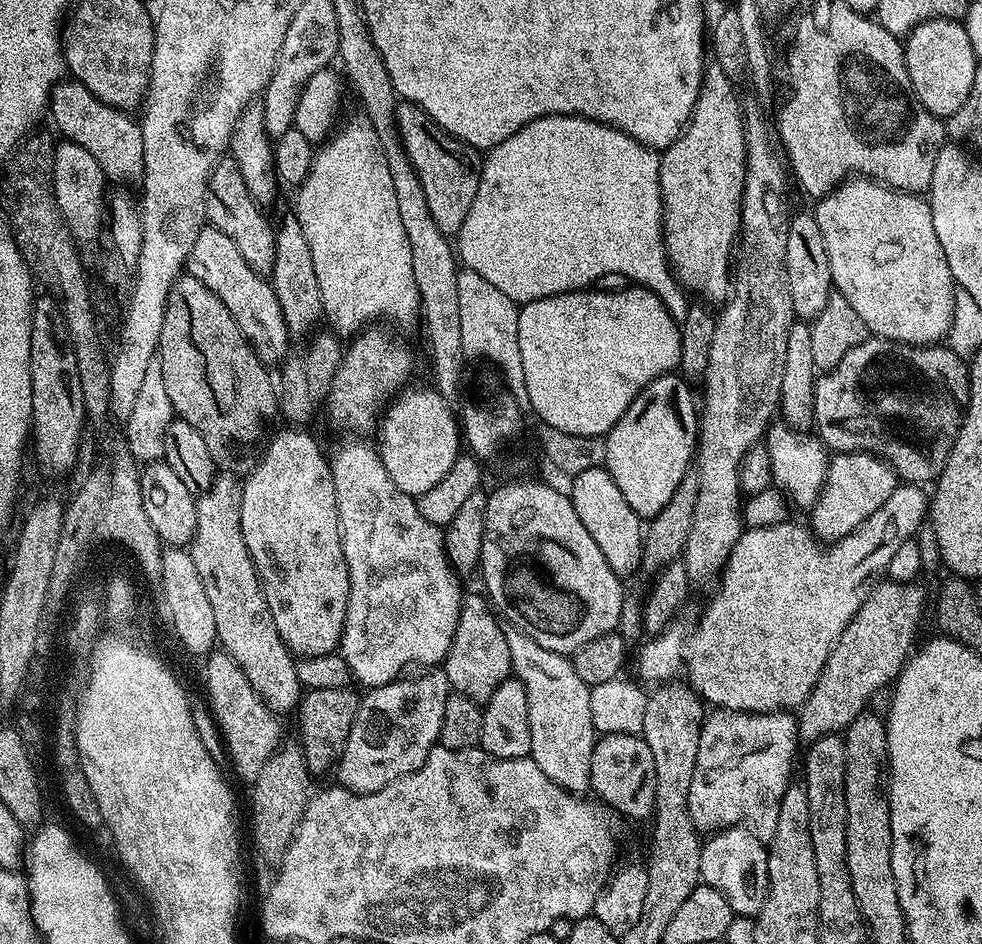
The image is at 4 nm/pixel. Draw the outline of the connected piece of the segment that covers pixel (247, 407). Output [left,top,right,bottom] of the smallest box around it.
[158,274,278,474]

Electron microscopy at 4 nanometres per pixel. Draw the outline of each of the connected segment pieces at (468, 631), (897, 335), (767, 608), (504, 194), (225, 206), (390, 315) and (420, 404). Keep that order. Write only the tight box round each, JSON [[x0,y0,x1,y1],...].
[[442,591,513,702],[814,178,958,346],[636,483,930,712],[454,116,690,322],[204,158,276,277],[294,114,420,338],[378,387,462,497]]

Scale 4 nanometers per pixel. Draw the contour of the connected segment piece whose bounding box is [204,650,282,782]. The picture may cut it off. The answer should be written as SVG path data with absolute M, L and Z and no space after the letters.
M216 650L207 657L206 663L204 688L208 691L208 704L216 715L216 724L224 735L228 756L242 779L248 780L247 782L255 781L262 766L266 766L268 759L282 743L281 721L276 713L264 705L254 686L250 686L250 678L242 674L242 666L238 666L234 658L230 658L222 650Z

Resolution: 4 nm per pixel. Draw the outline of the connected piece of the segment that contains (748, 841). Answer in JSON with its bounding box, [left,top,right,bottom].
[700,826,768,917]

